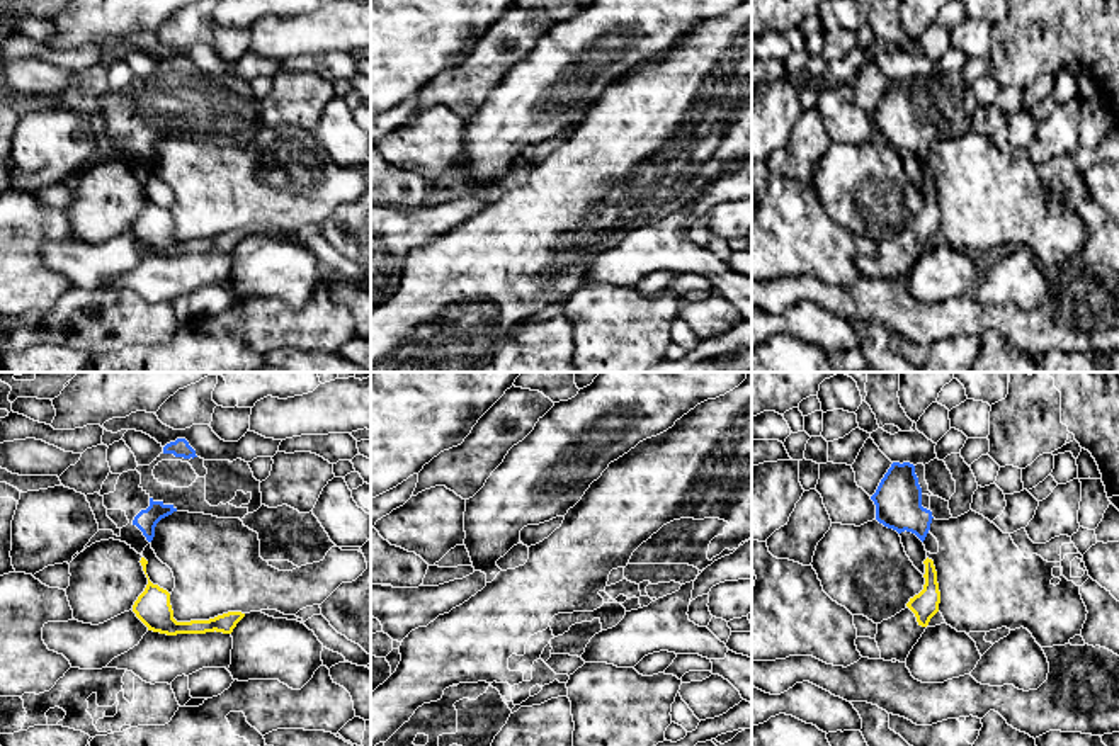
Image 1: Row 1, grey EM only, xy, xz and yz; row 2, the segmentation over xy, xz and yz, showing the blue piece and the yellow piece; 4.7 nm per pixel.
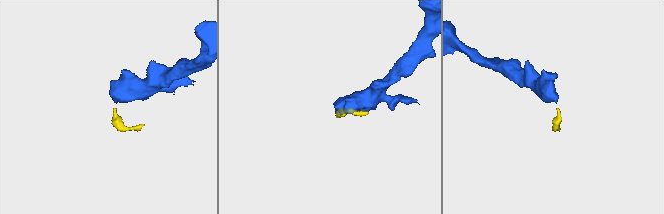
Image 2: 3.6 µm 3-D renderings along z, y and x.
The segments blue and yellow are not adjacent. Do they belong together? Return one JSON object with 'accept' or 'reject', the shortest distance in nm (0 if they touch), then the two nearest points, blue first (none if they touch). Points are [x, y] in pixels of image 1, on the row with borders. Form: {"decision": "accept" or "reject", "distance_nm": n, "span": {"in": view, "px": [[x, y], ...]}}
{"decision": "reject", "distance_nm": 80, "span": {"in": "xy", "px": [[148, 541], [143, 558]]}}

